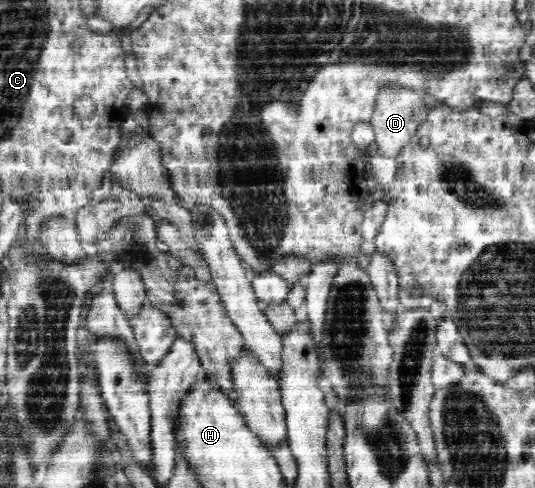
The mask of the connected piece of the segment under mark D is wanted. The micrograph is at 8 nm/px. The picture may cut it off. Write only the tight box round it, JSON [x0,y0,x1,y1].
[370,86,428,159]

